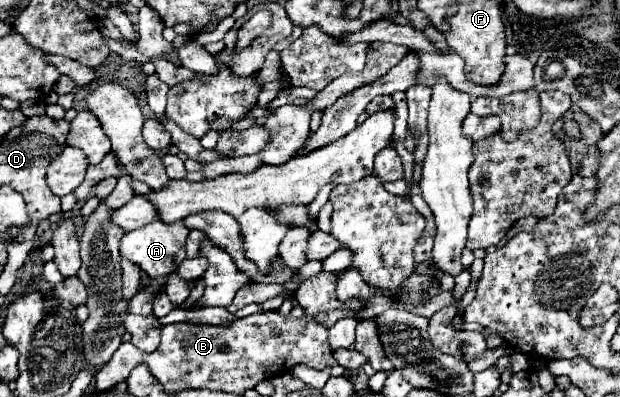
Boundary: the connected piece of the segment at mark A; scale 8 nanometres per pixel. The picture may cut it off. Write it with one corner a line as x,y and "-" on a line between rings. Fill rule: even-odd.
160,219
136,229
136,231
130,231
130,233
124,233
124,237
120,239
120,255
122,259
126,261
132,261
136,263
142,271
146,271
148,277
162,277
162,275
170,275
172,271
176,271
176,267
184,261
186,257
186,249
184,249
184,243
186,243
186,237
188,237
188,229
182,221
176,221
176,223
164,223

